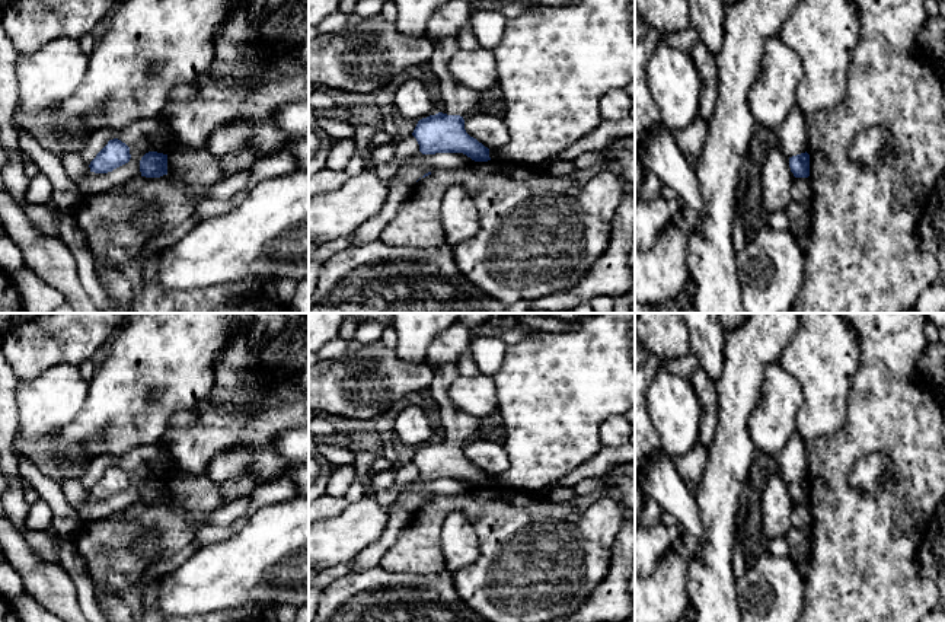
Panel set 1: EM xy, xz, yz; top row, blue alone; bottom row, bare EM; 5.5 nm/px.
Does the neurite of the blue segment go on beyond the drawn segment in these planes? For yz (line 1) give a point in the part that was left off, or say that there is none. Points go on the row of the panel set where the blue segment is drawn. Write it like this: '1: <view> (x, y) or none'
1: none

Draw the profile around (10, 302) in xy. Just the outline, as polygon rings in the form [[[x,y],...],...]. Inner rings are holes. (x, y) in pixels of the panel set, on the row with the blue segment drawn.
[[[0,269],[0,313],[26,313],[12,277]]]

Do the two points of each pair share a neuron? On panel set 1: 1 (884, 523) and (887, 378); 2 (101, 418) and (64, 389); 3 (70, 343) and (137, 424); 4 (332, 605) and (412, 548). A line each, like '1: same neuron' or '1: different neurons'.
1: same neuron
2: different neurons
3: different neurons
4: different neurons

